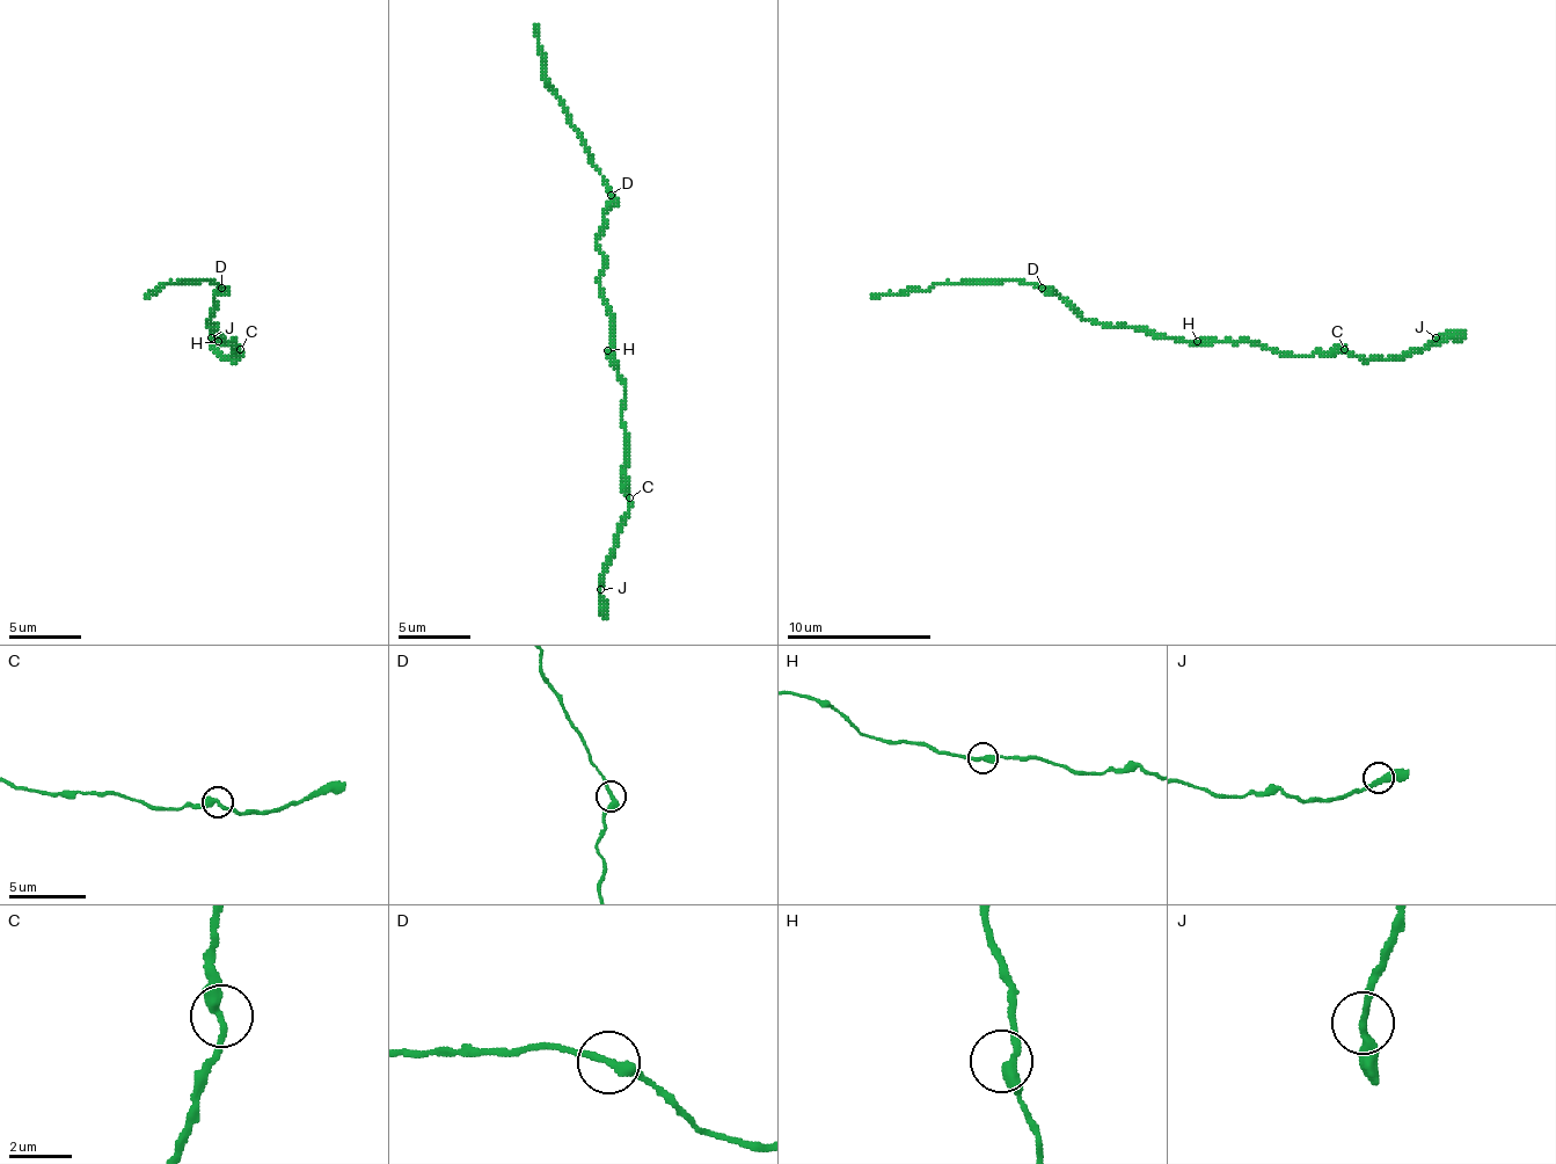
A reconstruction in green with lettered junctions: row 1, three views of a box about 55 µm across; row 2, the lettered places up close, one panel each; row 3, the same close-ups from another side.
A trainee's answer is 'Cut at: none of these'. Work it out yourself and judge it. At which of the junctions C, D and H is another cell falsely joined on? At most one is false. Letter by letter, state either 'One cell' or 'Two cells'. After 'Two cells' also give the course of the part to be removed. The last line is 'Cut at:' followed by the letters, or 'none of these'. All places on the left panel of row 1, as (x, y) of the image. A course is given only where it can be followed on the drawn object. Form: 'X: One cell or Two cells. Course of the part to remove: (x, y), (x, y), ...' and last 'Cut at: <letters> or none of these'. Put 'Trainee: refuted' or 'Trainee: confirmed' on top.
Trainee: confirmed
C: One cell
D: One cell
H: One cell
Cut at: none of these

